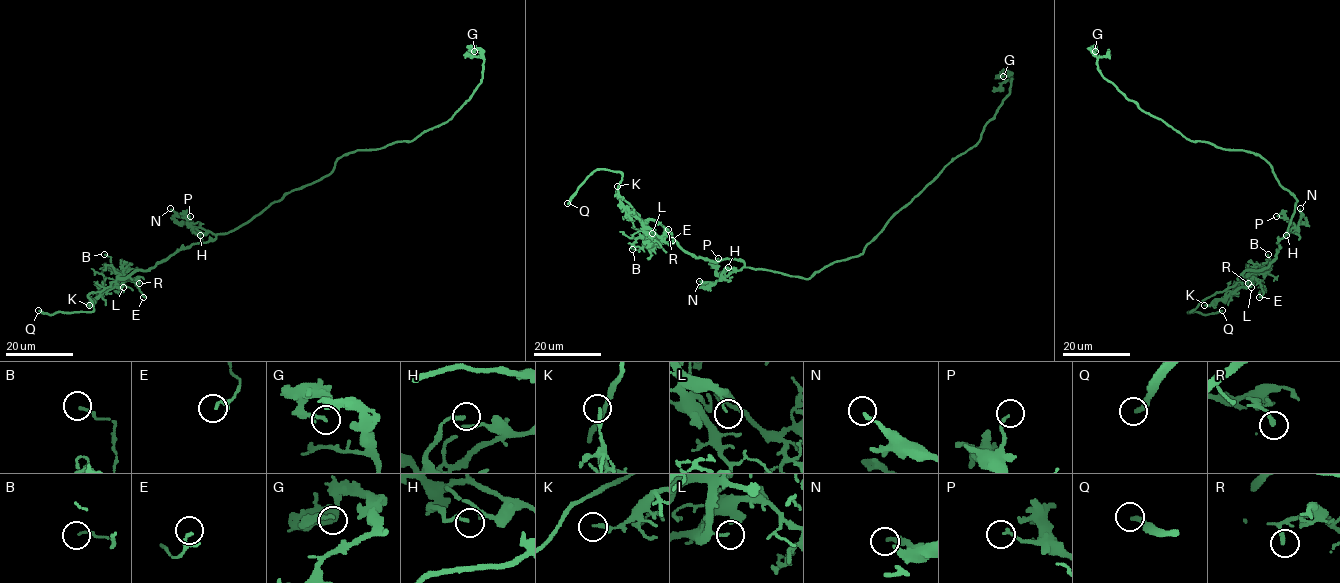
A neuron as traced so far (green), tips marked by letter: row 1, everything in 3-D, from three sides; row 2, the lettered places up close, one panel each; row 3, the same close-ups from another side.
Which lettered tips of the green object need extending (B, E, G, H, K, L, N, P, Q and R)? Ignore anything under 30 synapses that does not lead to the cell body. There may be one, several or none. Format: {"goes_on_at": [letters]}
{"goes_on_at": ["Q"]}

